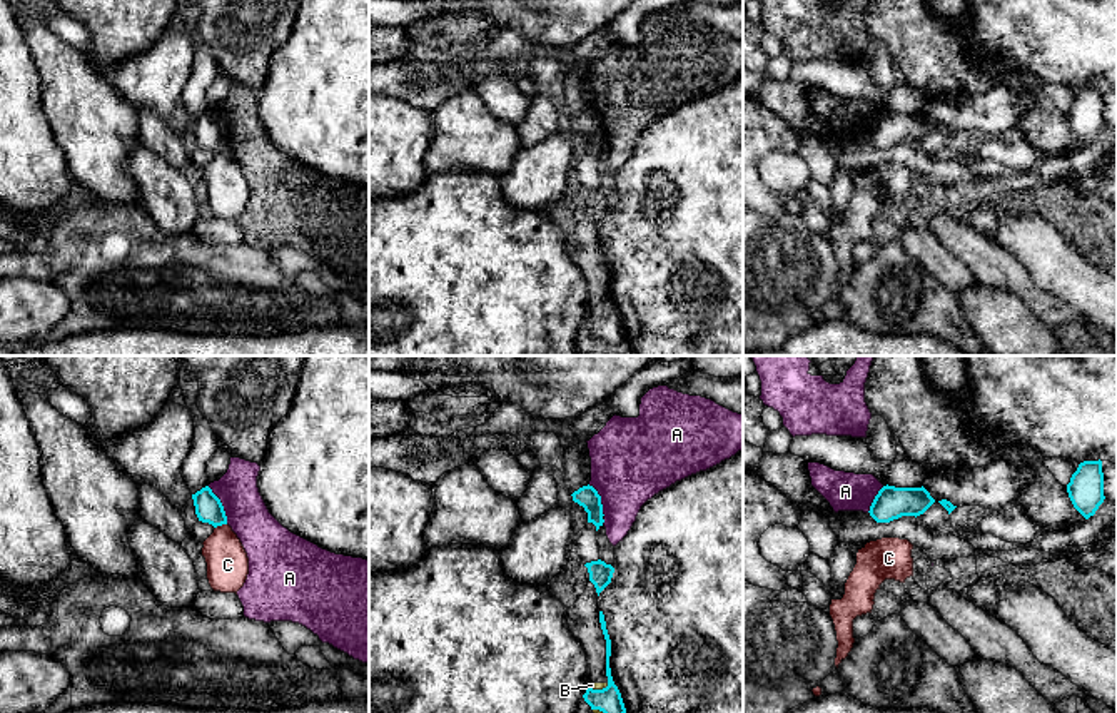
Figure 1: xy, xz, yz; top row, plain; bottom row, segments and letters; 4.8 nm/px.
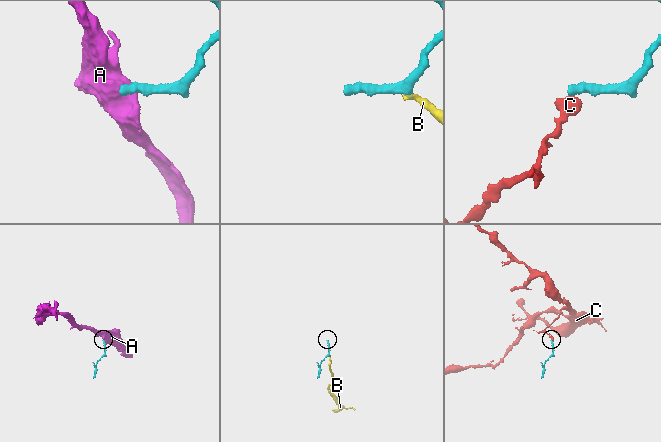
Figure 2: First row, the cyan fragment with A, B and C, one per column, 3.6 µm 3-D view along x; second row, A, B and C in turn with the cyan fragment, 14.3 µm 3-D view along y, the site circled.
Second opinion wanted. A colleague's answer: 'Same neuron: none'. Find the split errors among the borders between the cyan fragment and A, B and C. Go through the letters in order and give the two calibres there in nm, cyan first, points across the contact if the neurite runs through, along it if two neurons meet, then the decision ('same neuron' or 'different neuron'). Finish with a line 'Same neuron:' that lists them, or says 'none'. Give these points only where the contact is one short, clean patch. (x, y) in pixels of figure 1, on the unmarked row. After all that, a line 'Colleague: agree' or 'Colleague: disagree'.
A: 130 nm thick on the cyan side, 200 nm on the other; border along xy (207, 112), (219, 126), (227, 149); different neuron
B: 130 nm thick on the cyan side, 30 nm on the other; border along xz (608, 309), (601, 314), (588, 314); different neuron
C: 130 nm thick on the cyan side, 200 nm on the other; border along xy (226, 149), (216, 154); different neuron
Same neuron: none
Colleague: agree

